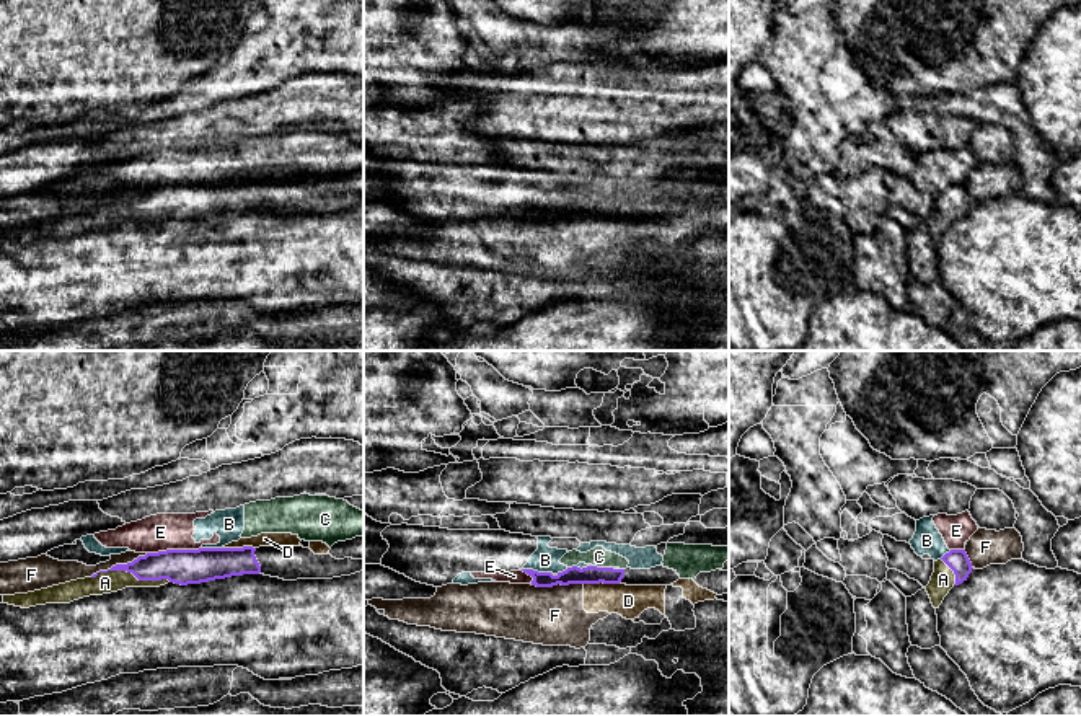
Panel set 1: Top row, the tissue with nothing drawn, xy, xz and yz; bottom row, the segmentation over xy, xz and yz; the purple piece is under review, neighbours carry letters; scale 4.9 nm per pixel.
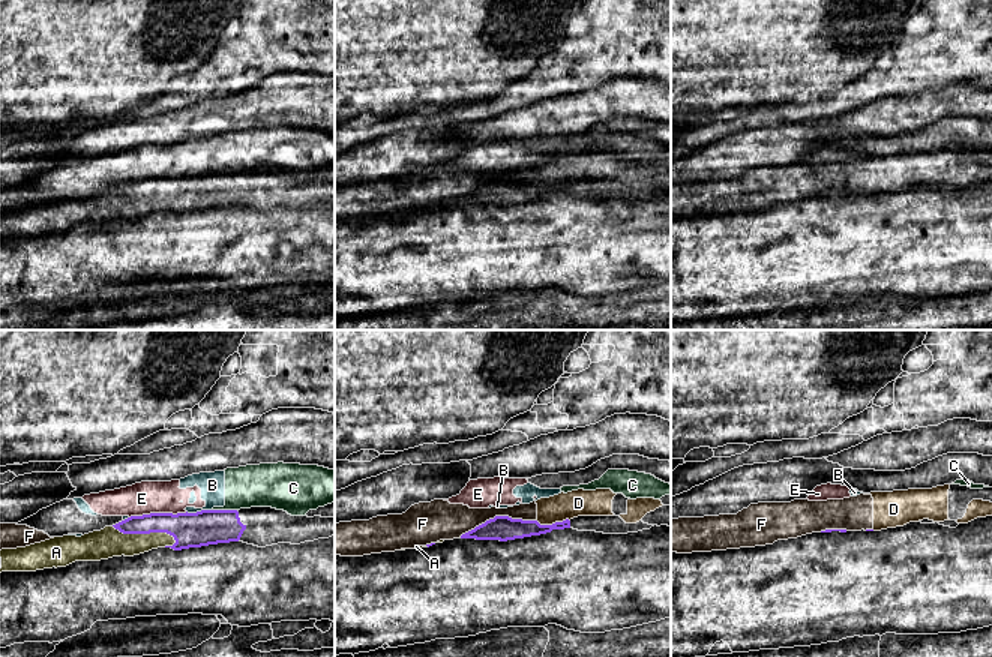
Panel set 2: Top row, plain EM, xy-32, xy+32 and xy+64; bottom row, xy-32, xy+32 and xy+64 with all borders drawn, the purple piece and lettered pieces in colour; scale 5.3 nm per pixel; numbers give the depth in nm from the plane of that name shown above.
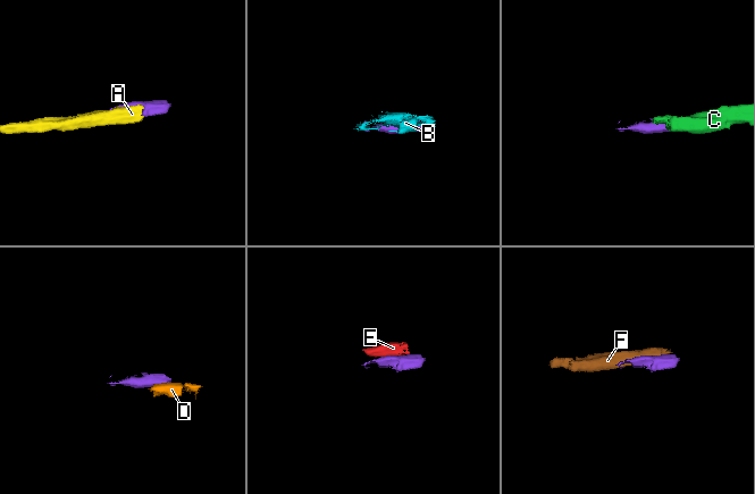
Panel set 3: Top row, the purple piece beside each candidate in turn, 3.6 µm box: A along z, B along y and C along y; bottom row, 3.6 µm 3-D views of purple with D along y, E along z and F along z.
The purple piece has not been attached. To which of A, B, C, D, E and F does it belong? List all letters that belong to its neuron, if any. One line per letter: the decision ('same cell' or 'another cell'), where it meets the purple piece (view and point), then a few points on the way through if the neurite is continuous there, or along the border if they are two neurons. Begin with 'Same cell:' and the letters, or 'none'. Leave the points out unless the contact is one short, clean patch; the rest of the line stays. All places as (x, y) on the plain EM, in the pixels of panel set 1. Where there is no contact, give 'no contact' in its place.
Same cell: A
A: same cell | xy (131, 206)
B: another cell | xz (535, 206)
C: another cell | xz (602, 203) | along xz (592, 199), (612, 203)
D: another cell | xz (600, 216) | along xz (618, 217), (584, 219)
E: another cell | xy (173, 185)
F: another cell | xy (118, 199)

